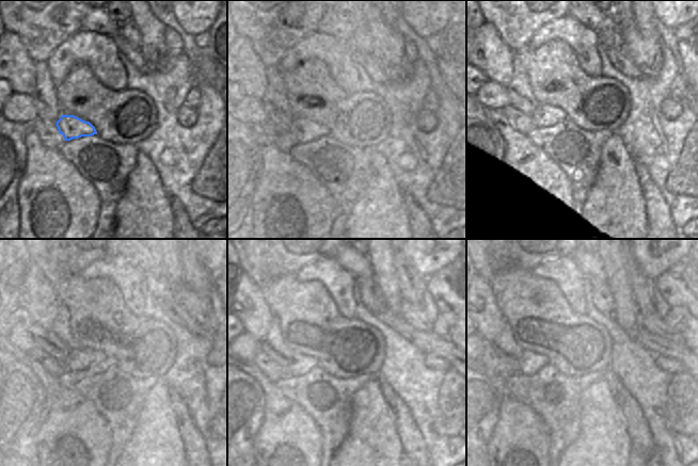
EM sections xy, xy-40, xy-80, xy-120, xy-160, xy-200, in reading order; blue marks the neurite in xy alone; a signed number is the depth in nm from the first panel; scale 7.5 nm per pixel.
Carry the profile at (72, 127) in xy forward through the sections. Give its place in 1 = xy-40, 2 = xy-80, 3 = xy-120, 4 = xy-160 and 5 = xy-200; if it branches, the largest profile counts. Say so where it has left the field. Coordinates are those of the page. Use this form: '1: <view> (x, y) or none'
1: xy-40 (305, 129)
2: xy-80 (545, 121)
3: xy-120 (61, 362)
4: xy-160 (299, 364)
5: xy-200 (532, 362)

